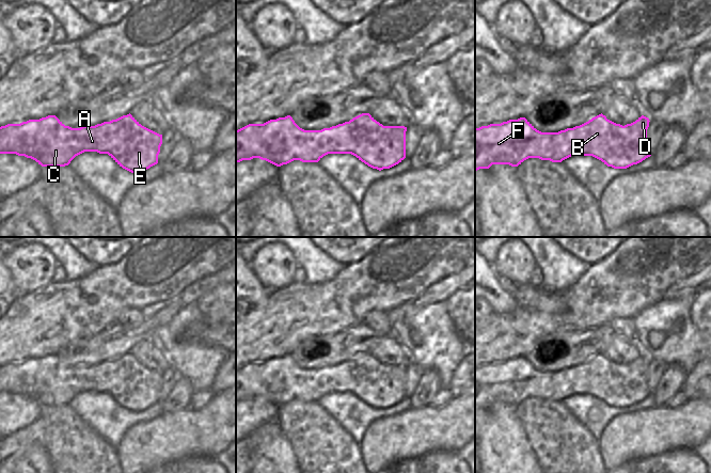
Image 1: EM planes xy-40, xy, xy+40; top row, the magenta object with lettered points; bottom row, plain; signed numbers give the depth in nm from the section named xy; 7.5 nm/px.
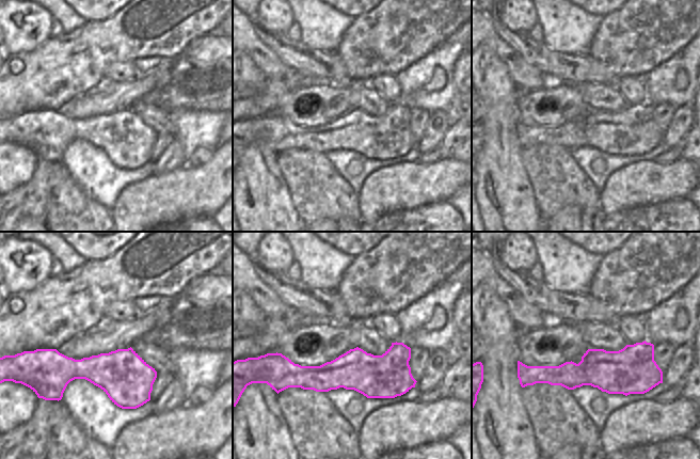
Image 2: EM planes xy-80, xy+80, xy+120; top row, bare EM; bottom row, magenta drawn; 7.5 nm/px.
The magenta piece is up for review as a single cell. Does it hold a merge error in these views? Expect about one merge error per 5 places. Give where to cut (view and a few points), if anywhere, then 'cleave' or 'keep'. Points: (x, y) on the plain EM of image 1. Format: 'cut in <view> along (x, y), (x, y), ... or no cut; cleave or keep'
no cut; keep

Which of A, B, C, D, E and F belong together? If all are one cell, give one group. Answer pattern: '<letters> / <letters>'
A B C D E F

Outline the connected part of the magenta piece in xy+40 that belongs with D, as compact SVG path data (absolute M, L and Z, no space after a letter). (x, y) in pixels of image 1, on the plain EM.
M602 352L588 361L558 372L541 372L525 357L475 367L475 410L492 404L518 406L528 397L562 401L571 395L592 395L607 406L627 408L650 396L647 388L649 358L642 354L625 365L606 358Z

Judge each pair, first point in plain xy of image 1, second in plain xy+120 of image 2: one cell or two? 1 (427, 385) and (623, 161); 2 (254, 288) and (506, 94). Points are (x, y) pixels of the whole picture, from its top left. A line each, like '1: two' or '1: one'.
1: two
2: two

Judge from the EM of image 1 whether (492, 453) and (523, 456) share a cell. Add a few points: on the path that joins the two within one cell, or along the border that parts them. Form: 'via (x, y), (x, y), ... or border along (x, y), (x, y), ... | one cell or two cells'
via (500, 453), (504, 453), (507, 456), (516, 456) | one cell

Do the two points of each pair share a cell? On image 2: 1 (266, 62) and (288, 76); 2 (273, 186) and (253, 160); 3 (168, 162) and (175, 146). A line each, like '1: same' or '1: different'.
1: same
2: same
3: same

